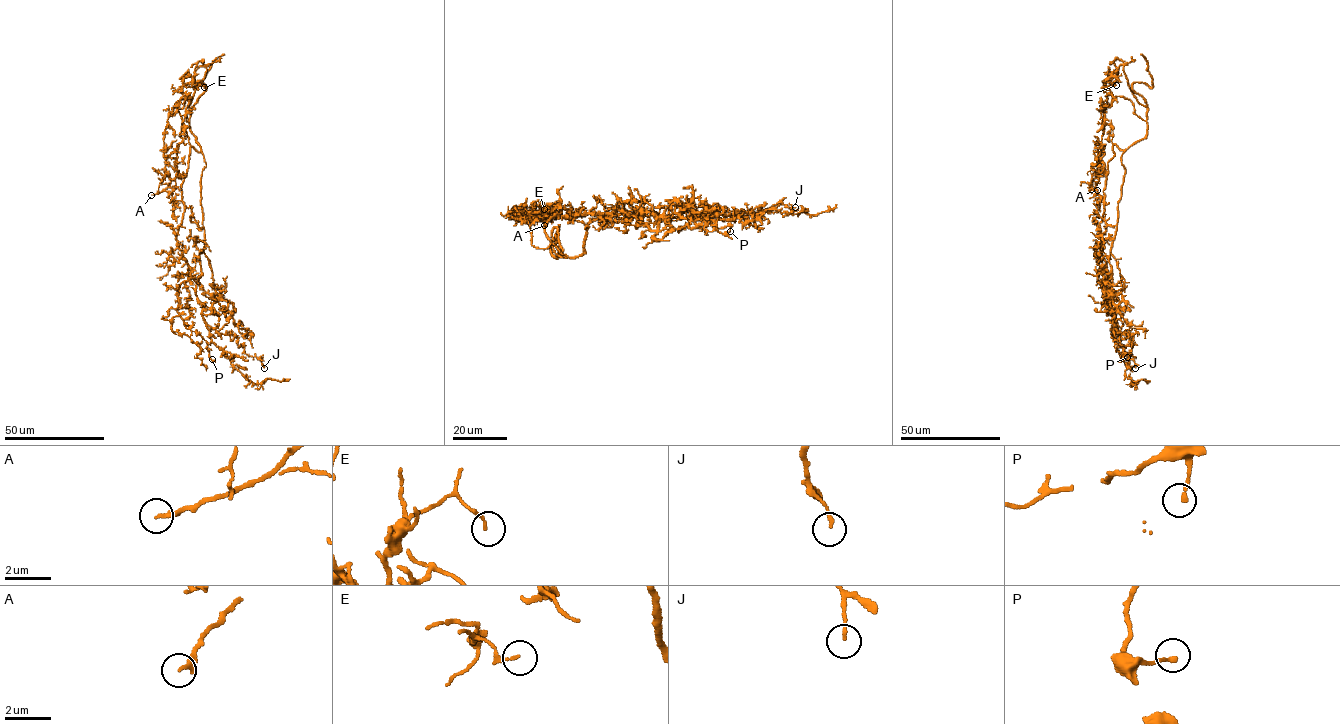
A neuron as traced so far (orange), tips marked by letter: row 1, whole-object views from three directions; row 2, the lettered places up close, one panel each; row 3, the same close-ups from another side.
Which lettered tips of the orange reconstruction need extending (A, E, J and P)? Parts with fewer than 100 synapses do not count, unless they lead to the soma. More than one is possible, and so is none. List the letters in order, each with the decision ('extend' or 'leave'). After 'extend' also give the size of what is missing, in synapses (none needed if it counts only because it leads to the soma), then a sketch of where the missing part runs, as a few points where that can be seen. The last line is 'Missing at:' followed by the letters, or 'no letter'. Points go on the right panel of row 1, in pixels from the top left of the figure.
A: leave
E: leave
J: leave
P: leave
Missing at: no letter

